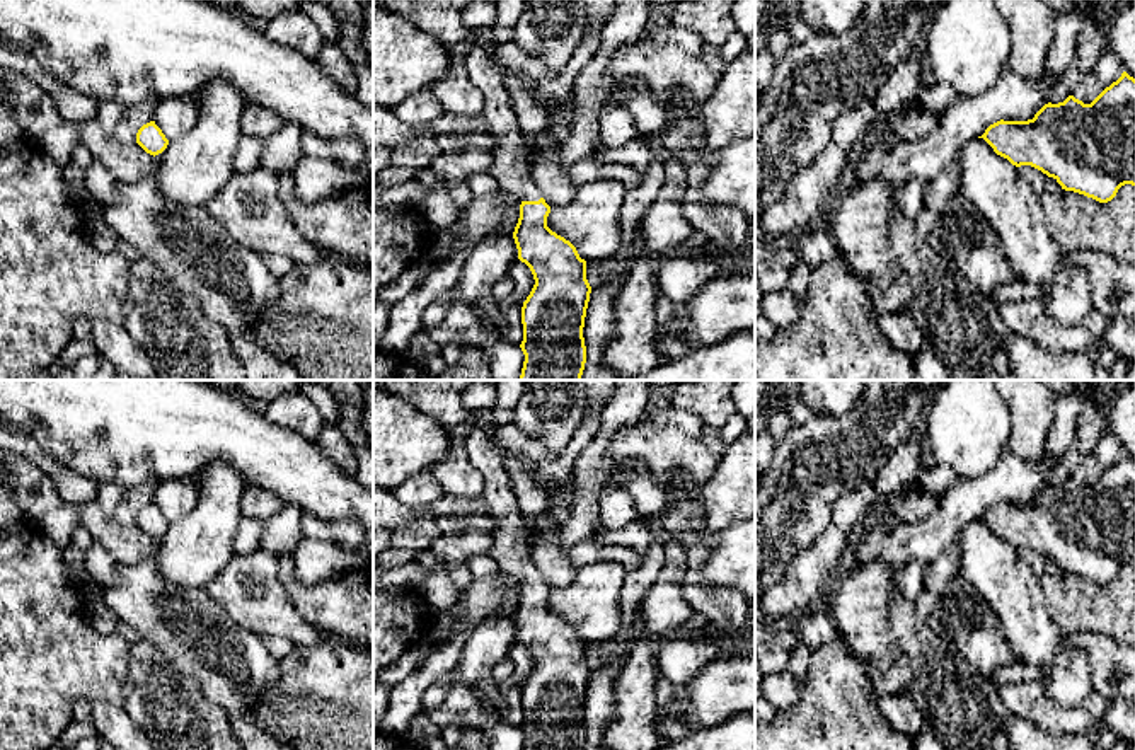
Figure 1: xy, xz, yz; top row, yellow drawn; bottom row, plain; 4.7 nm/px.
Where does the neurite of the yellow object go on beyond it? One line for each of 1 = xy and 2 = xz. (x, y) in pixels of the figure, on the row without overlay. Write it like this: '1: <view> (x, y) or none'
1: none
2: xz (440, 399)

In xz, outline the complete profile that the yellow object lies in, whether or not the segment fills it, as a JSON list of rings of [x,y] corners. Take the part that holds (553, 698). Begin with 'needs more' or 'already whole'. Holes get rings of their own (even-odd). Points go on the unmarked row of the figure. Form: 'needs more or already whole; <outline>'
needs more; [[[373,380],[373,384],[380,390],[390,395],[402,397],[406,402],[412,404],[421,412],[433,416],[445,428],[464,424],[469,421],[472,423],[472,428],[465,436],[467,453],[470,457],[472,465],[484,477],[482,498],[489,506],[489,515],[496,522],[496,528],[491,532],[493,544],[489,549],[489,556],[498,562],[501,571],[508,573],[510,576],[516,578],[521,583],[520,600],[515,609],[513,620],[518,631],[518,641],[530,649],[535,661],[535,666],[521,689],[523,723],[520,730],[525,736],[523,750],[585,750],[586,728],[583,719],[583,709],[591,675],[591,668],[586,661],[586,643],[579,639],[576,629],[569,622],[557,617],[547,609],[550,588],[545,585],[540,571],[530,559],[527,540],[532,535],[532,530],[525,523],[523,515],[518,508],[516,496],[511,489],[510,476],[503,464],[501,448],[493,440],[491,431],[482,428],[477,423],[475,414],[467,407],[464,407],[460,401],[462,392],[472,382],[491,382],[491,380]]]

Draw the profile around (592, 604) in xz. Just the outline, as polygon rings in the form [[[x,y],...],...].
[[[603,561],[578,568],[569,586],[550,591],[547,609],[569,622],[585,643],[620,638],[620,591],[627,571]]]

